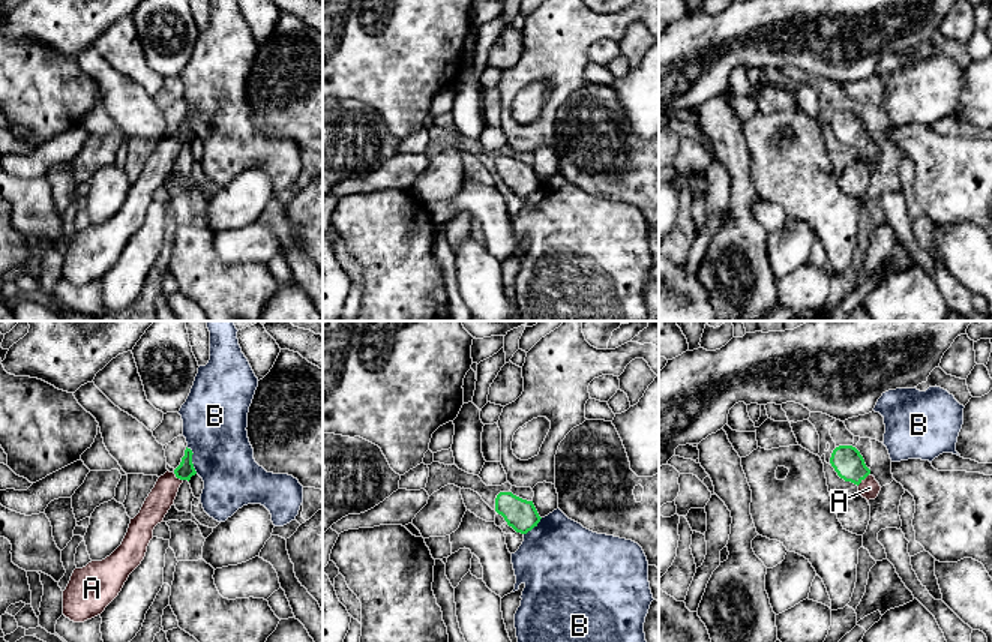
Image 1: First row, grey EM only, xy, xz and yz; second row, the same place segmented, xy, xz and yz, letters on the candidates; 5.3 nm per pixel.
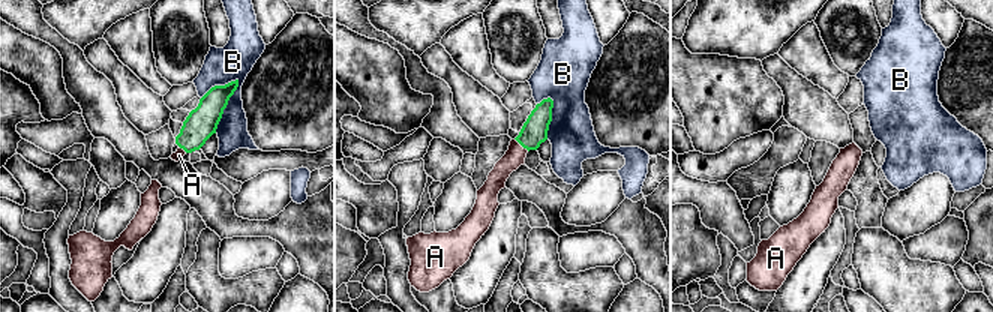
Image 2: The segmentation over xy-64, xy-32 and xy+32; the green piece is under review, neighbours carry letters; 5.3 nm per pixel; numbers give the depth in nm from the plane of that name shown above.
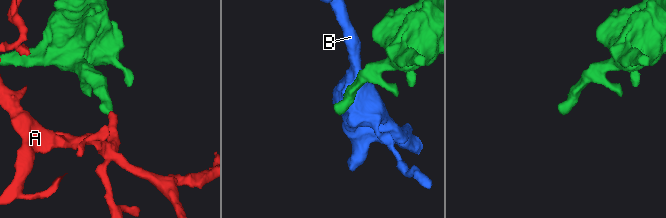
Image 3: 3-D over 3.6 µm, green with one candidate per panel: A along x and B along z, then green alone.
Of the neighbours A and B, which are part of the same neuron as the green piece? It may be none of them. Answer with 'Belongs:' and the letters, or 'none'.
Belongs: A

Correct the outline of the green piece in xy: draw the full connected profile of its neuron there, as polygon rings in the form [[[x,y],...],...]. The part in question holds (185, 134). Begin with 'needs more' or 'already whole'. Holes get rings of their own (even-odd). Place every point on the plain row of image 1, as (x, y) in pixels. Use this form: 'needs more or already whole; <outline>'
needs more; [[[186,111],[180,129],[158,142],[140,177],[131,183],[122,208],[110,220],[74,234],[63,255],[63,279],[66,282],[74,286],[92,284],[101,279],[119,260],[129,238],[144,224],[153,194],[164,186],[180,148],[197,138],[192,118],[192,114]]]

